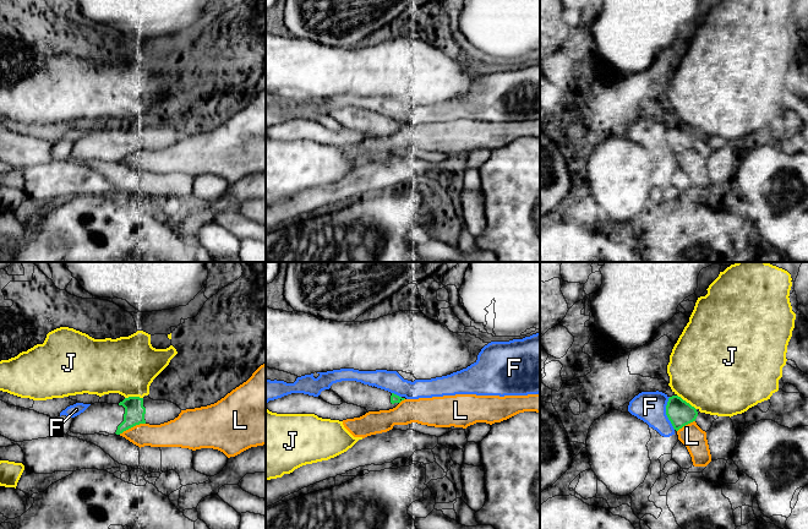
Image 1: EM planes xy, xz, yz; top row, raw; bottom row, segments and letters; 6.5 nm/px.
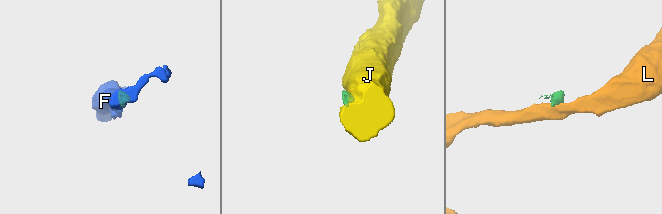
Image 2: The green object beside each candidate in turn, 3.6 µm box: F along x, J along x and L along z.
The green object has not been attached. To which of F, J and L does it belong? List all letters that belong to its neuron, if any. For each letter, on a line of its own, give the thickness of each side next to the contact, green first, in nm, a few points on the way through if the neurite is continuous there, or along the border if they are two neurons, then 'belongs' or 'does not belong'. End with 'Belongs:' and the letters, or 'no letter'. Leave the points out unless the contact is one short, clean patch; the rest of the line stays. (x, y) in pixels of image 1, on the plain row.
F: 170/200 nm | does not belong
J: 170/500 nm | does not belong
L: 130/160 nm | does not belong
Belongs: no letter

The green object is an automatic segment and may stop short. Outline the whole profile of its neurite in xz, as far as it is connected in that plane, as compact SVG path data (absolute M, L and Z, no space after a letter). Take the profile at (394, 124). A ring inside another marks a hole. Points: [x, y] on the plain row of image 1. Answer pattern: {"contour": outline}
{"contour": "M356 107L337 108L329 115L338 120L344 129L365 133L367 138L393 135L405 125L388 116Z"}

